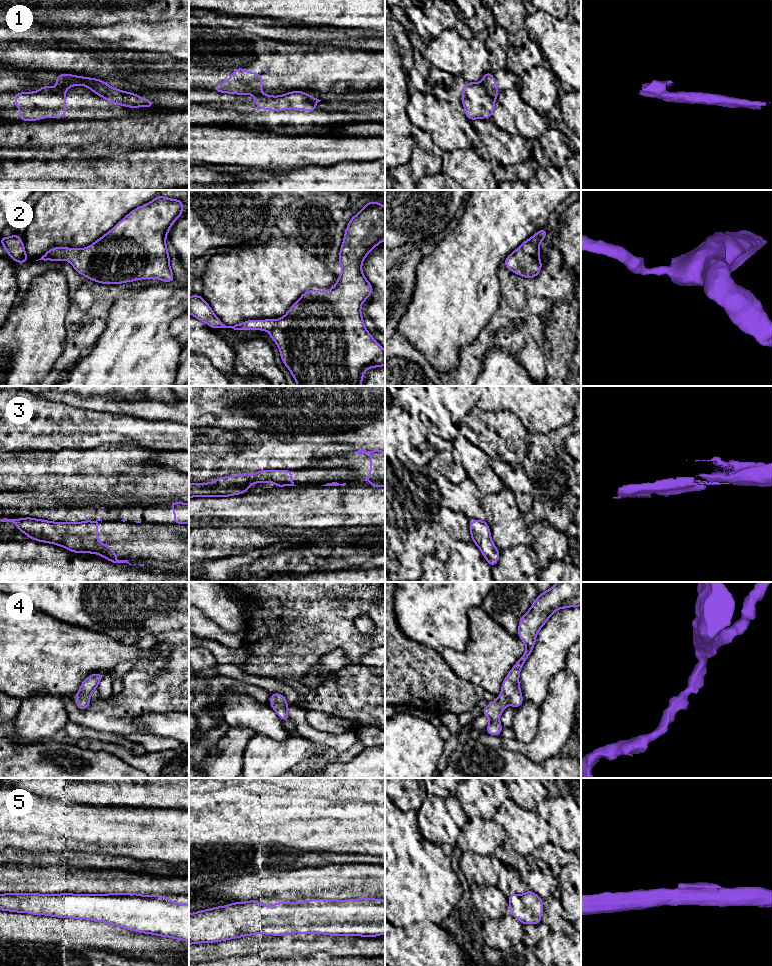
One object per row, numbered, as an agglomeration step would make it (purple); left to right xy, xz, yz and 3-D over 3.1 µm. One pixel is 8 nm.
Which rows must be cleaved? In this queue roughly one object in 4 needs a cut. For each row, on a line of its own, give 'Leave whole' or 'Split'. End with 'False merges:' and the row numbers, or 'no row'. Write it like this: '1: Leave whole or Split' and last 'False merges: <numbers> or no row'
1: Split
2: Leave whole
3: Split
4: Leave whole
5: Leave whole
False merges: 1, 3

